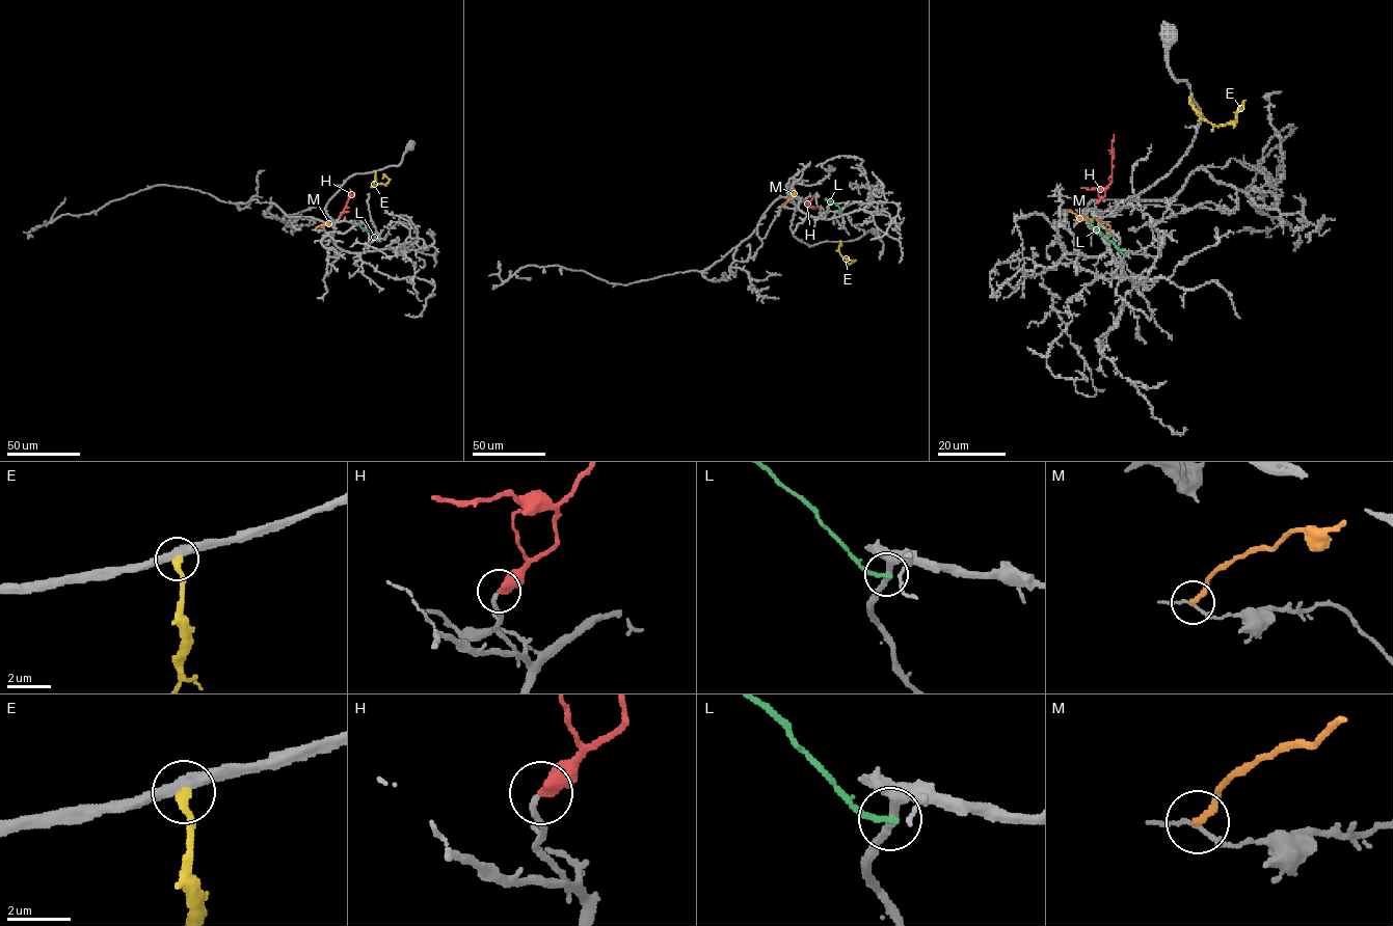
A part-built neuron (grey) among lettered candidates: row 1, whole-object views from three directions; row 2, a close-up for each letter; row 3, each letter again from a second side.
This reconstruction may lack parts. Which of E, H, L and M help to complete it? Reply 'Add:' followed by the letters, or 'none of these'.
Add: H

